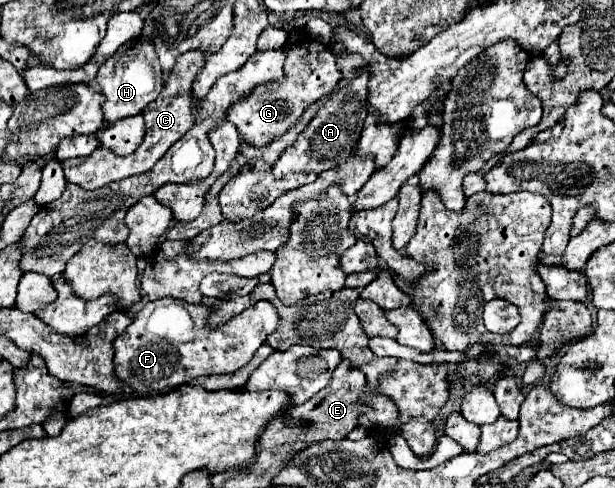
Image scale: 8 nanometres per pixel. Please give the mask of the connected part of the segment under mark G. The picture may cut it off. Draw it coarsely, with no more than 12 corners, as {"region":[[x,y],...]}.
{"region":[[311,40],[289,50],[283,84],[227,110],[239,136],[267,148],[341,80]]}

